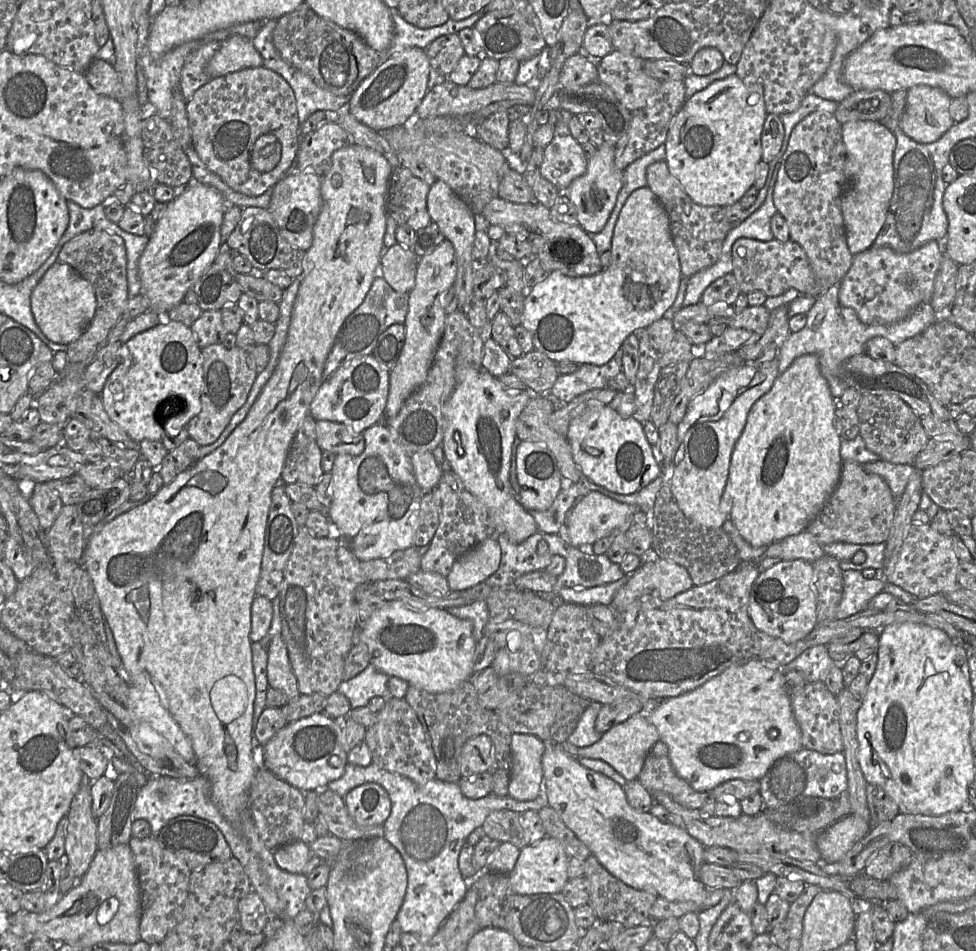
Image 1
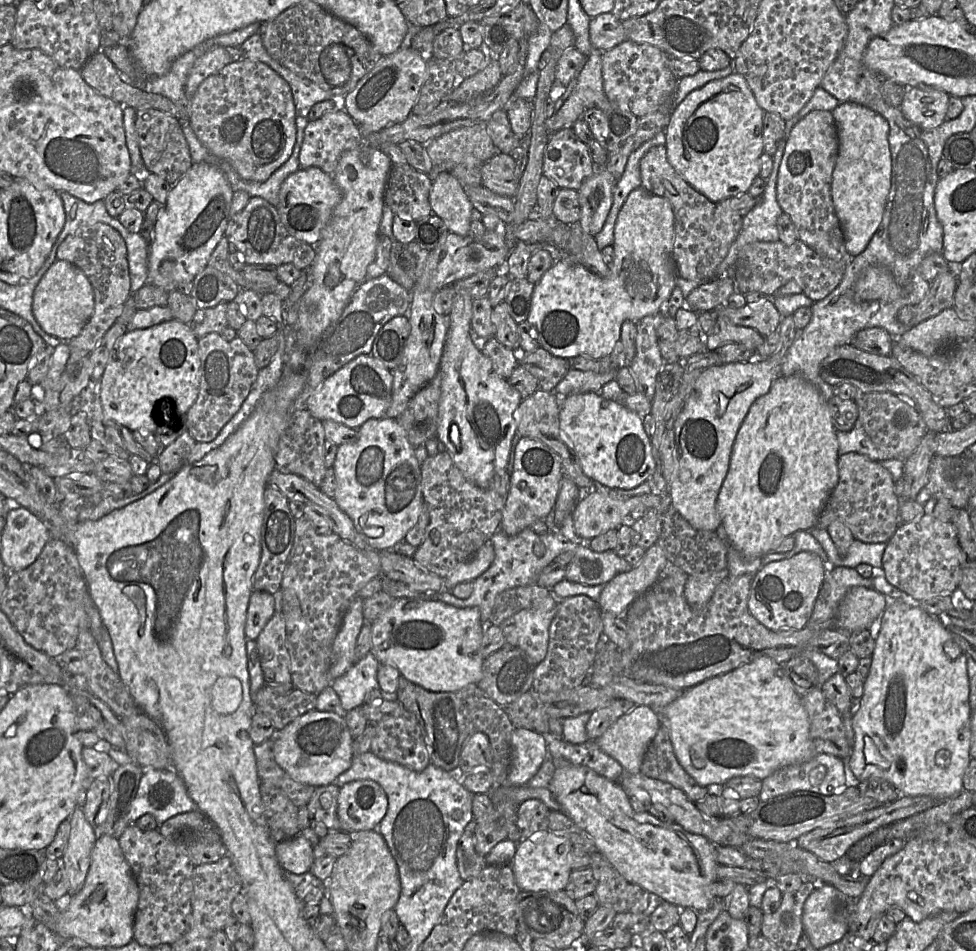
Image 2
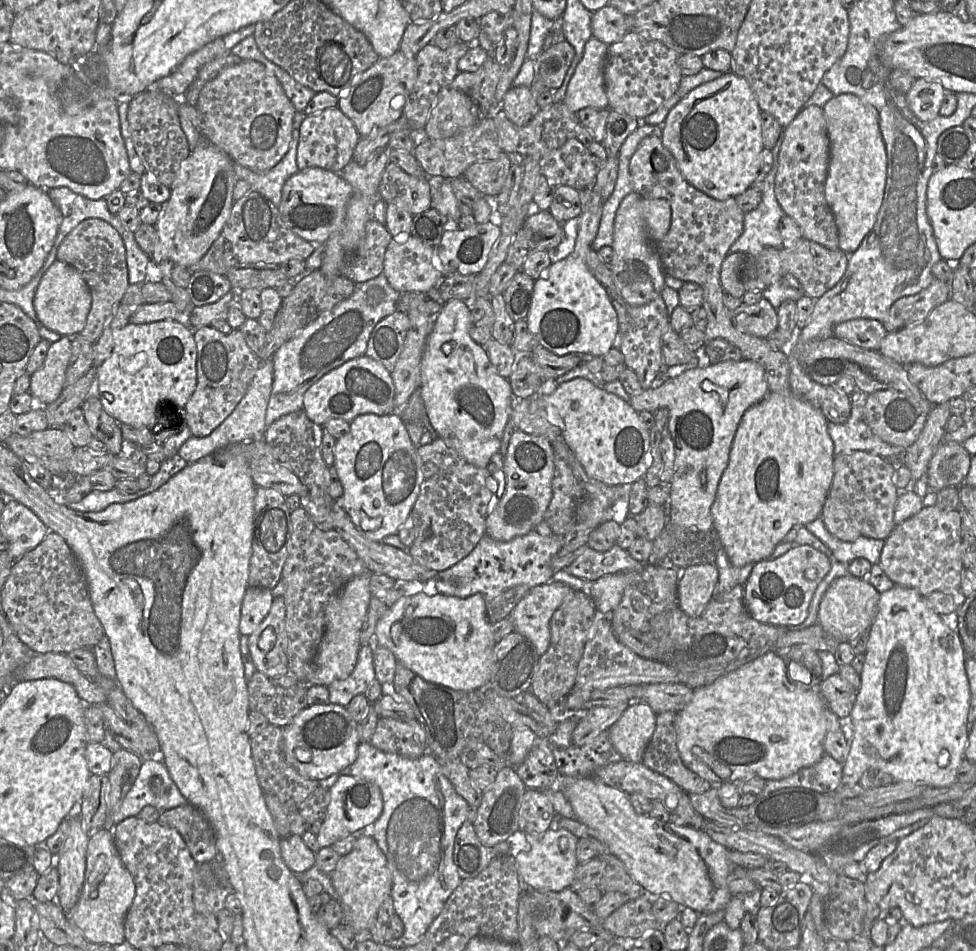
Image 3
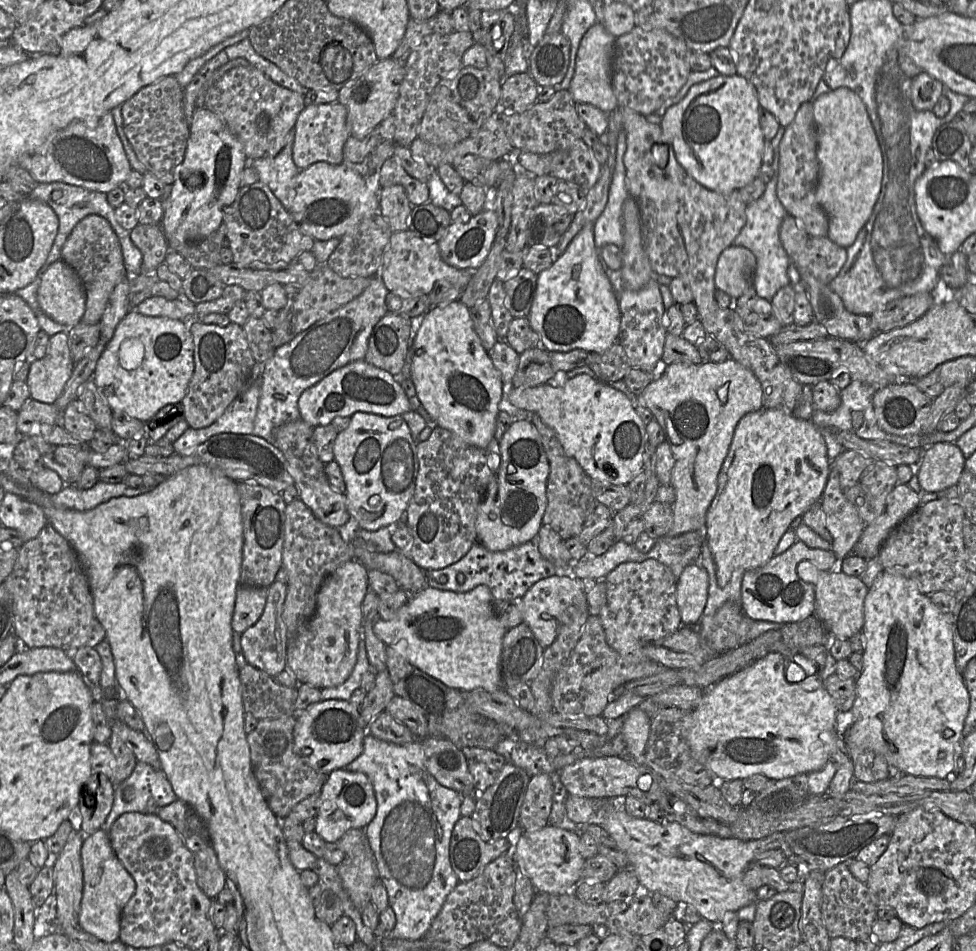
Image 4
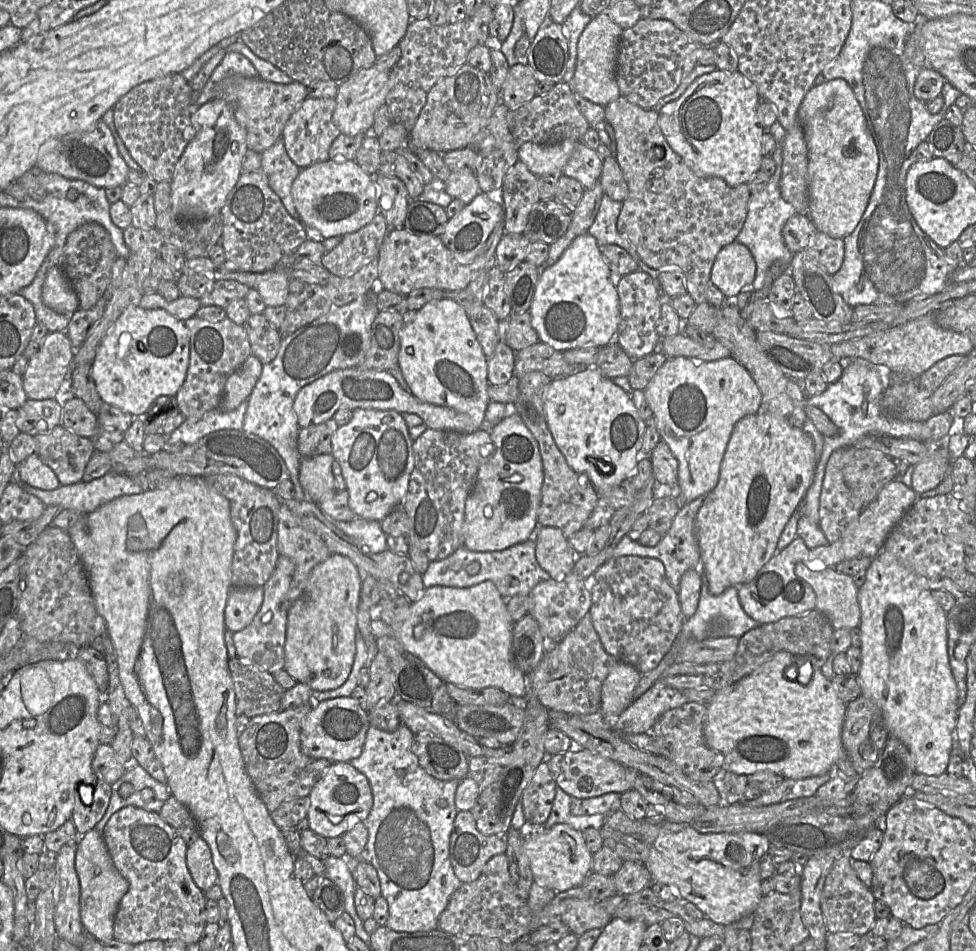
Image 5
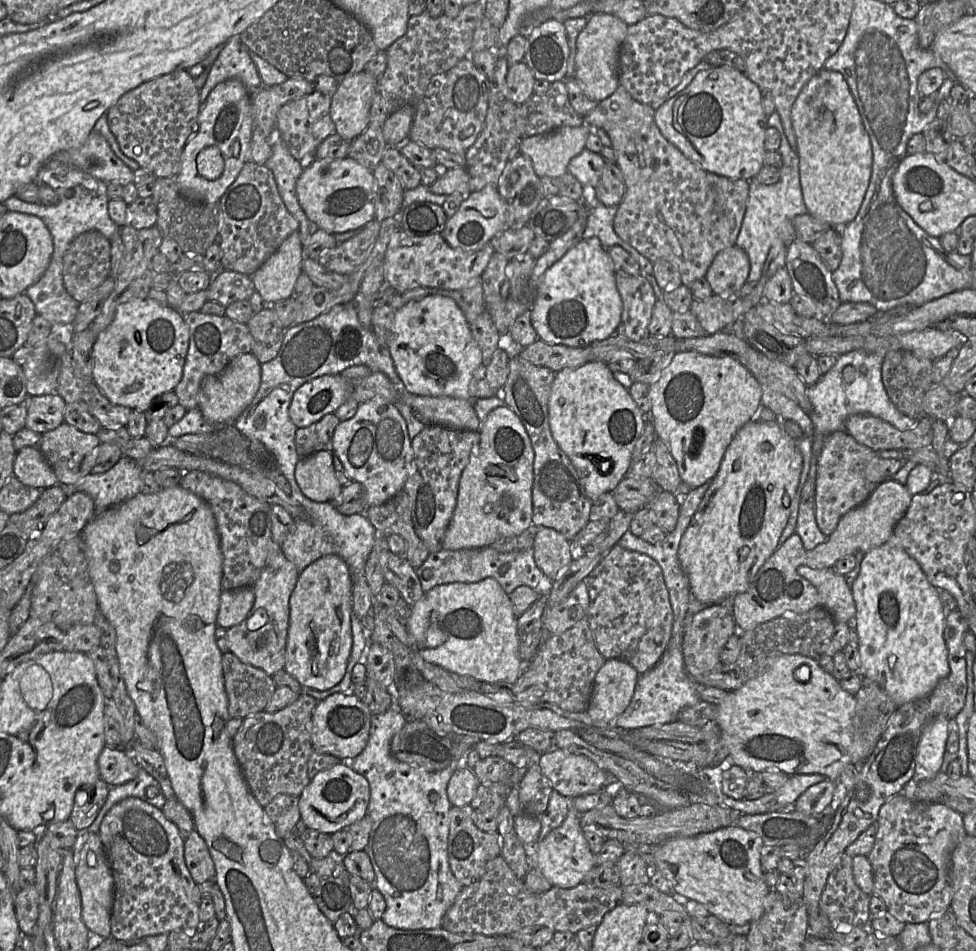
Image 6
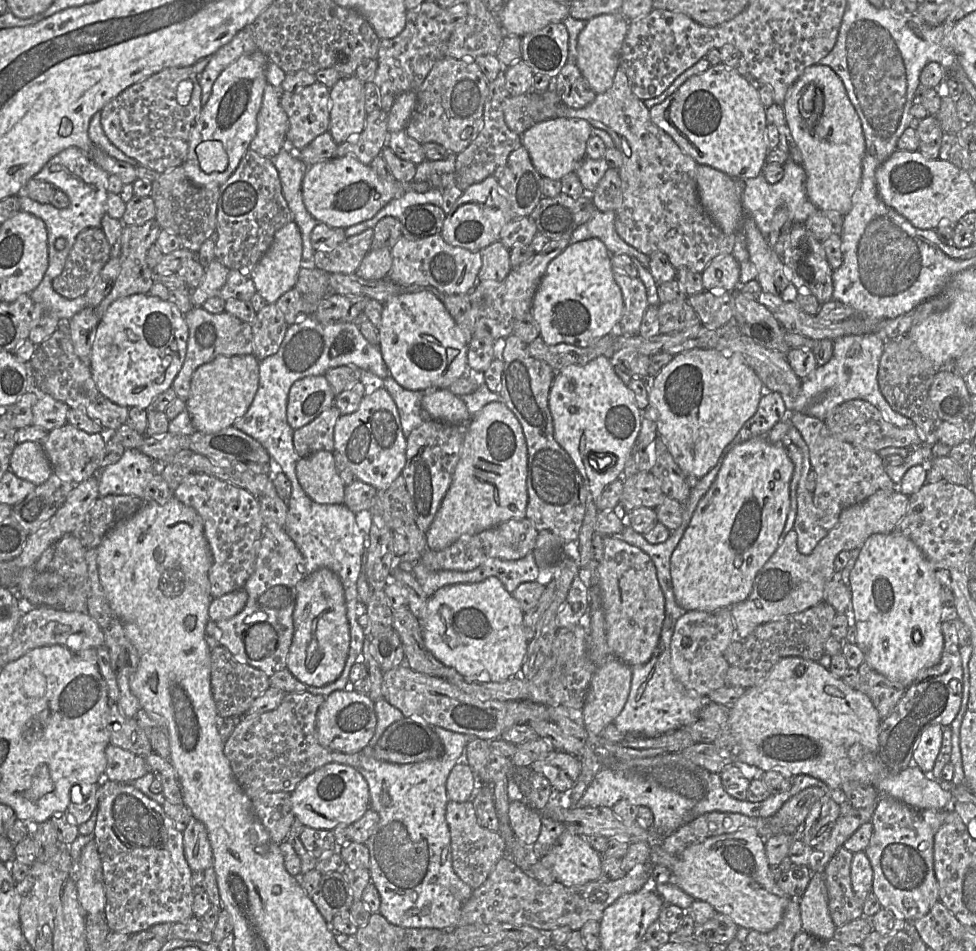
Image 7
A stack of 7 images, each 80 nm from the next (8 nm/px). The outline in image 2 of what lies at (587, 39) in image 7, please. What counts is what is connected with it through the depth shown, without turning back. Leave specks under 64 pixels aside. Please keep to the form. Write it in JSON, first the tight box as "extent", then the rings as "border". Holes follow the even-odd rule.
{"extent":[546,49,604,133],"border":[[[592,49],[586,58],[586,63],[577,76],[577,84],[561,109],[551,118],[546,119],[546,128],[555,133],[563,128],[572,128],[582,117],[584,111],[595,107],[604,97],[602,79],[602,53]]]}

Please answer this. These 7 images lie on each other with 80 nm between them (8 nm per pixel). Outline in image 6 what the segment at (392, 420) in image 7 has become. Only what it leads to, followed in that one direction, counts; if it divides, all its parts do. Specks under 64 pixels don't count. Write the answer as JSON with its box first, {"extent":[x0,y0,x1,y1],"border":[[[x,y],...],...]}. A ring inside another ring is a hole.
{"extent":[332,396,413,507],"border":[[[376,396],[359,404],[352,418],[337,424],[332,445],[346,476],[363,486],[367,507],[381,505],[404,489],[413,449],[404,418],[387,399]]]}

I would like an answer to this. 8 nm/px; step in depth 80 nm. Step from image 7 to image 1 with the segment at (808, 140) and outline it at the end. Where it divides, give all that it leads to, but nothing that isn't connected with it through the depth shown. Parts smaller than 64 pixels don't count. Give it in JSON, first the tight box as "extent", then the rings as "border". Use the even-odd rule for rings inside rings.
{"extent":[841,120,894,256],"border":[[[862,120],[842,124],[846,146],[847,185],[841,197],[841,209],[849,251],[854,256],[874,245],[882,230],[893,195],[894,133],[877,121]]]}

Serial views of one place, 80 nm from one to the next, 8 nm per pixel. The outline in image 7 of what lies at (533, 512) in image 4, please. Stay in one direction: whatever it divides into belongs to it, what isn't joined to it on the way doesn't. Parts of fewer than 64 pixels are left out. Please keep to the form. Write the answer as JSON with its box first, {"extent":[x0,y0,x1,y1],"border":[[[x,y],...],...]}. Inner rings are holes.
{"extent":[425,401,527,550],"border":[[[503,401],[485,405],[465,426],[460,458],[452,482],[425,533],[427,546],[443,550],[463,535],[490,529],[510,519],[526,517],[527,444],[522,427]]]}

